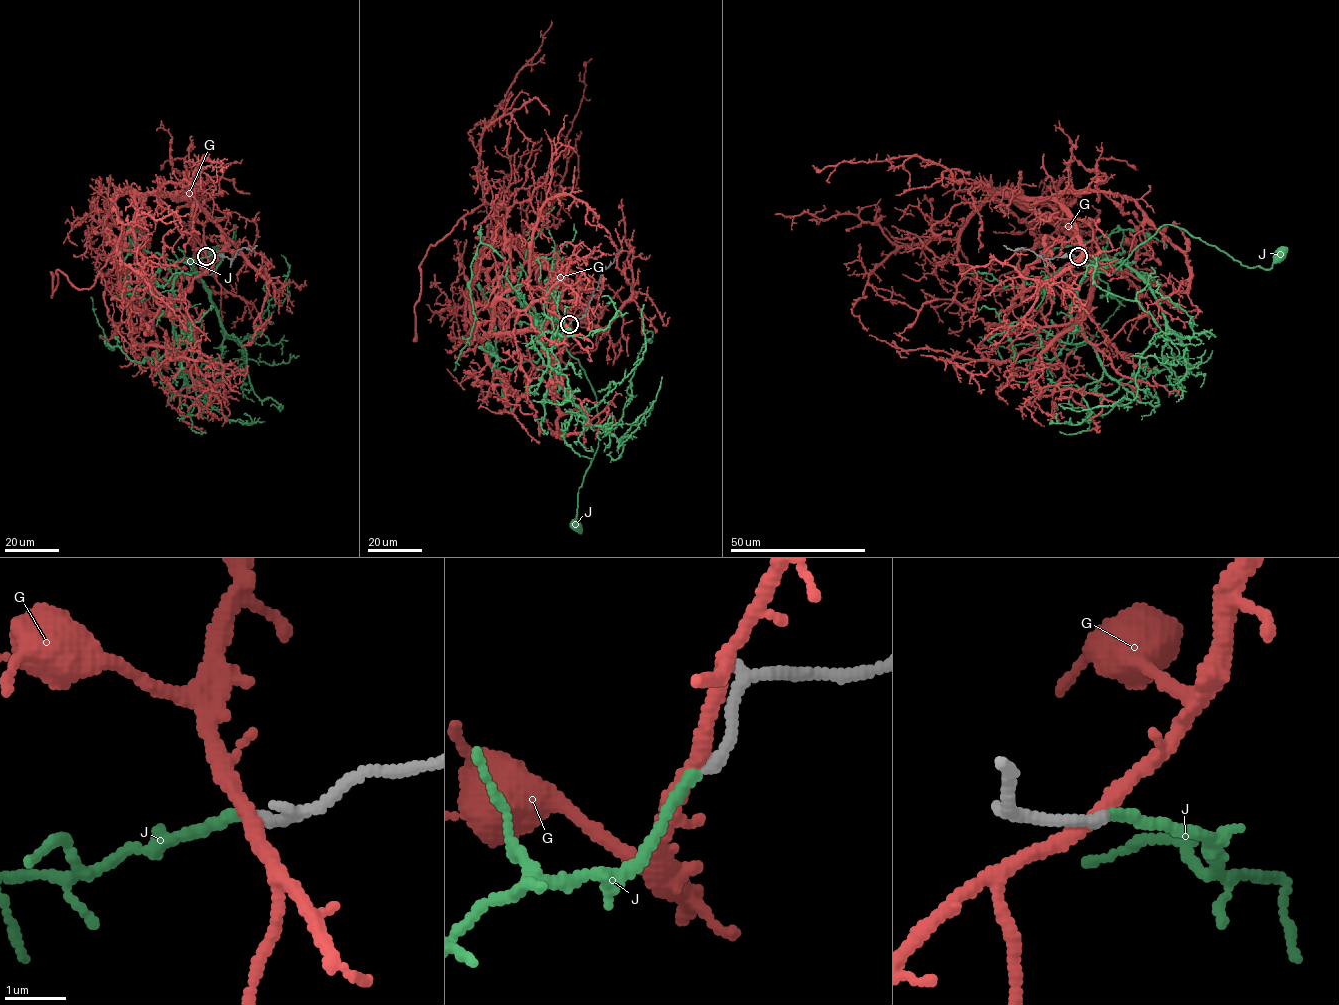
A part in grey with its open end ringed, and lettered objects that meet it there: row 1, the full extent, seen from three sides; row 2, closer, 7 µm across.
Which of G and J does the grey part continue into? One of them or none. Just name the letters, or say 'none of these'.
J

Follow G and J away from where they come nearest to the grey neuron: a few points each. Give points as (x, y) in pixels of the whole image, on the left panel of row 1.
G: (207, 257), (207, 216), (187, 200), (123, 193), (105, 219), (131, 337), (164, 348), (172, 361), (204, 335)
J: (207, 256), (181, 262), (176, 271), (213, 273), (232, 238), (234, 224), (235, 239), (214, 269), (213, 256)

